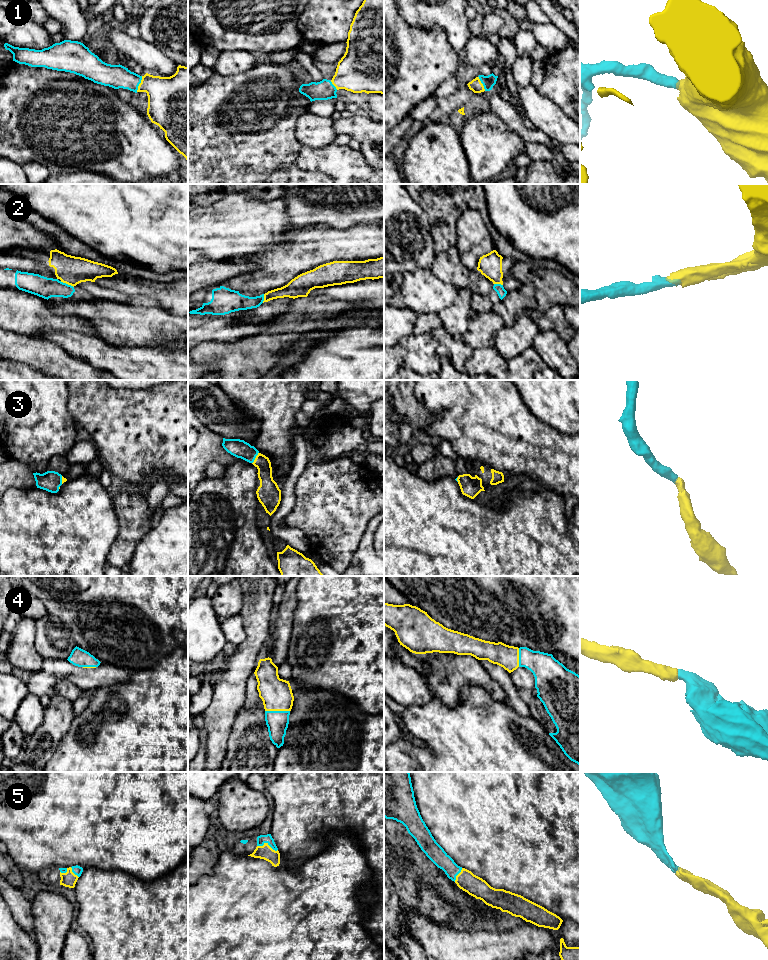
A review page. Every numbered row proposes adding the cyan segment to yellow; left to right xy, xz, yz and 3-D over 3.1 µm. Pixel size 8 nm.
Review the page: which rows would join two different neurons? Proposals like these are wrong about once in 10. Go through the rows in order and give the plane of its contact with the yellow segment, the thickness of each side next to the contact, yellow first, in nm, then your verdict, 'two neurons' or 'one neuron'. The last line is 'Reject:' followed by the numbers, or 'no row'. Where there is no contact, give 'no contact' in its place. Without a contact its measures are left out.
1: contact in xy; calibres 320 and 190 nm; one neuron
2: contact in xy; calibres 220 and 170 nm; two neurons
3: contact in xz; calibres 140 and 140 nm; one neuron
4: contact in xz; calibres 260 and 180 nm; one neuron
5: contact in xz; calibres 120 and 70 nm; one neuron
Reject: 2

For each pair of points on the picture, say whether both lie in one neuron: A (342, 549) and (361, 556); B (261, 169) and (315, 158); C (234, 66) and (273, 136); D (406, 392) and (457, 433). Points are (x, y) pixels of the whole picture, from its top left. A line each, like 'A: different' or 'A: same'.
A: different
B: different
C: different
D: different

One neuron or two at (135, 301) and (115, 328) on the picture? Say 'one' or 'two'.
one

